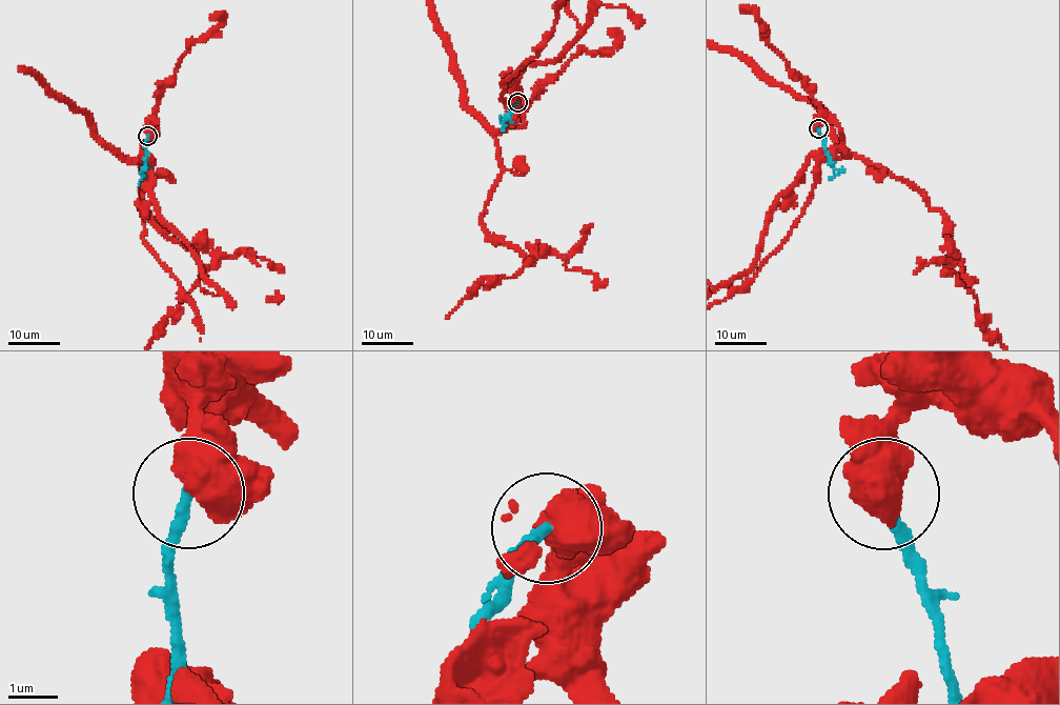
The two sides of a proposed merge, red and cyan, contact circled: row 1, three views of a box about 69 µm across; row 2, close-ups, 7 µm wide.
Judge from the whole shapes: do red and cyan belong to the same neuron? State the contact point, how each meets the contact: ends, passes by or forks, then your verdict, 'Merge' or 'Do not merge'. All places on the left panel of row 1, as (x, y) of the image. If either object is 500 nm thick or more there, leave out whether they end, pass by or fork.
Place: (147, 136). Do not merge

